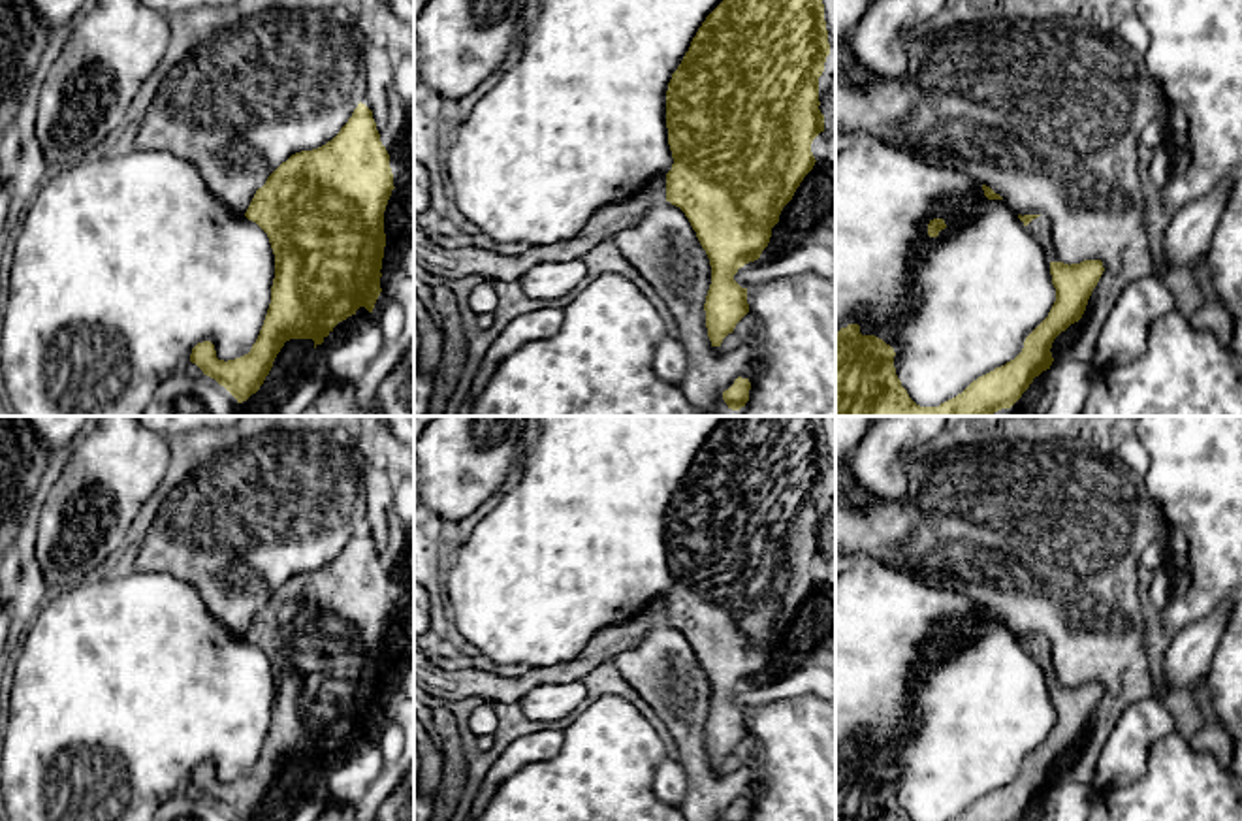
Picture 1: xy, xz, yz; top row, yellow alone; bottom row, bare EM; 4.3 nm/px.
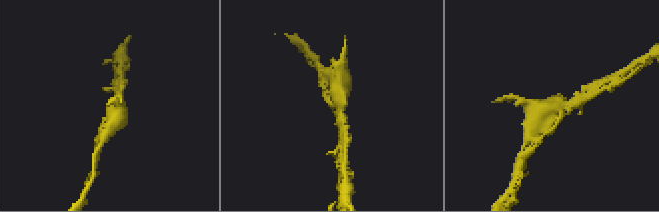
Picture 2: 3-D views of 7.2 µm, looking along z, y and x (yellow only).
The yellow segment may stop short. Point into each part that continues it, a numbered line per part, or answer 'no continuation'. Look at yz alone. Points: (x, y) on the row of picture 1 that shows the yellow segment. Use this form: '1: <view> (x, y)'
1: yz (1041, 226)

